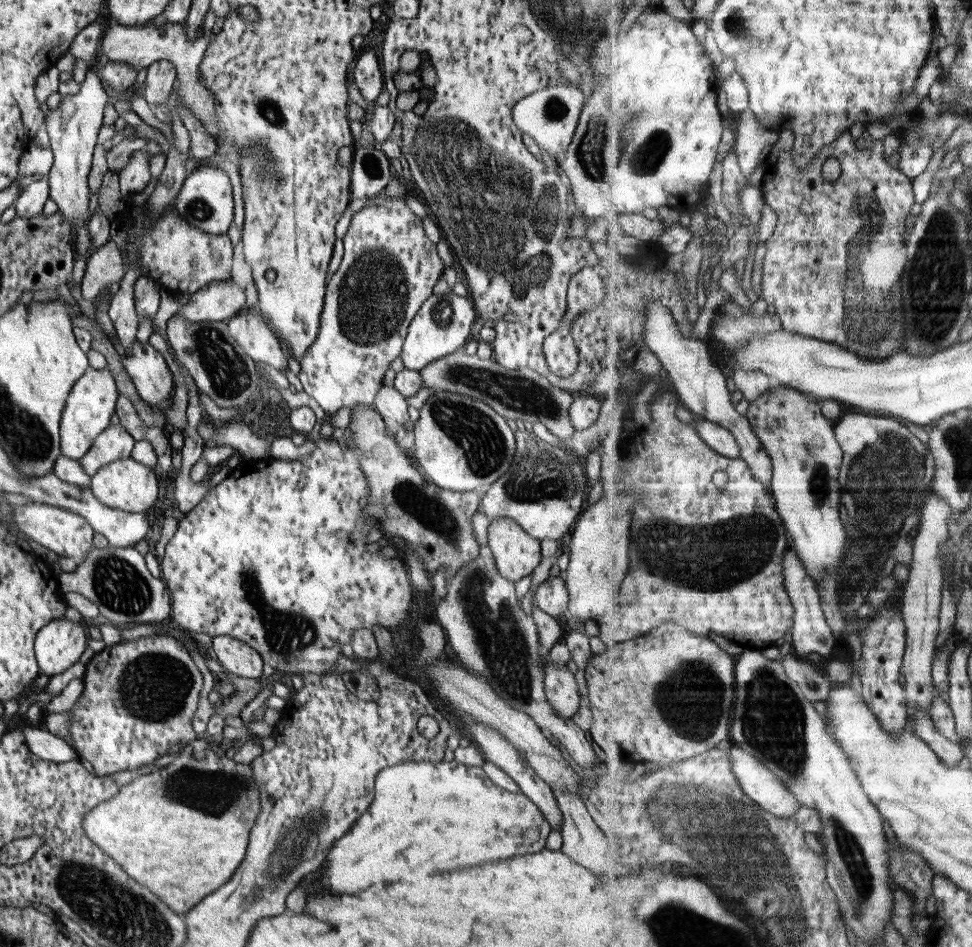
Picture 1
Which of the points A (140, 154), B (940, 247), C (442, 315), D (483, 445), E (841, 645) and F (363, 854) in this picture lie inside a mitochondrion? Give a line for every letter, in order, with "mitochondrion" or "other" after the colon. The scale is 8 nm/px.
A: other
B: mitochondrion
C: mitochondrion
D: mitochondrion
E: other
F: other

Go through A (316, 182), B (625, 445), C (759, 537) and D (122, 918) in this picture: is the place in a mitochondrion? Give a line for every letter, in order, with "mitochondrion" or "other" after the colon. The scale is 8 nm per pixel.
A: other
B: other
C: mitochondrion
D: mitochondrion

